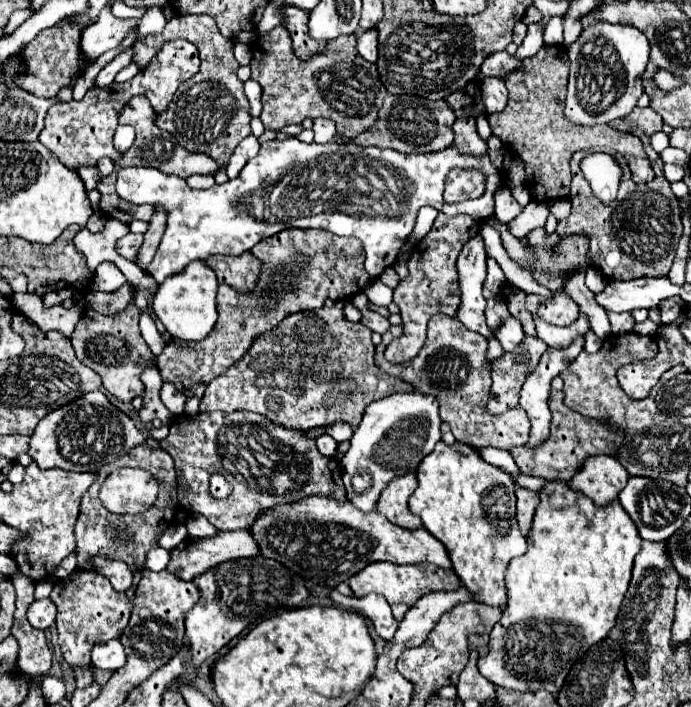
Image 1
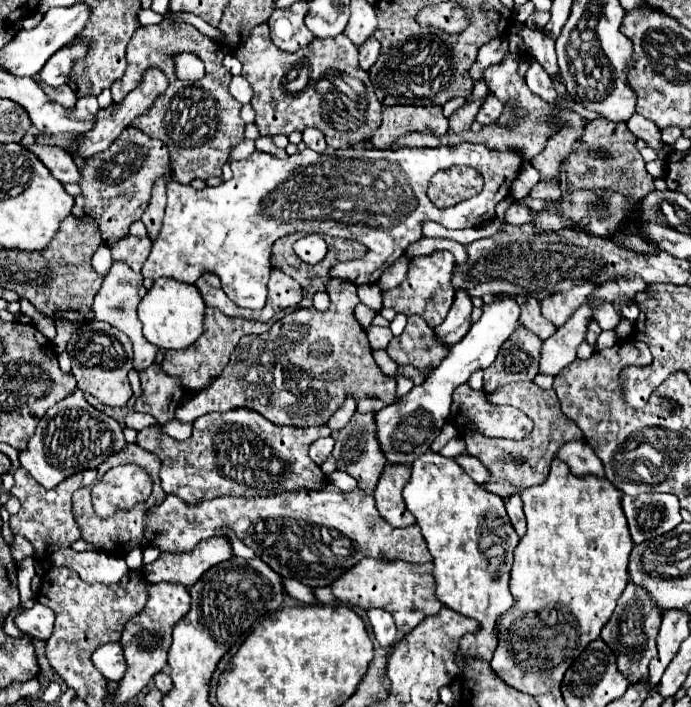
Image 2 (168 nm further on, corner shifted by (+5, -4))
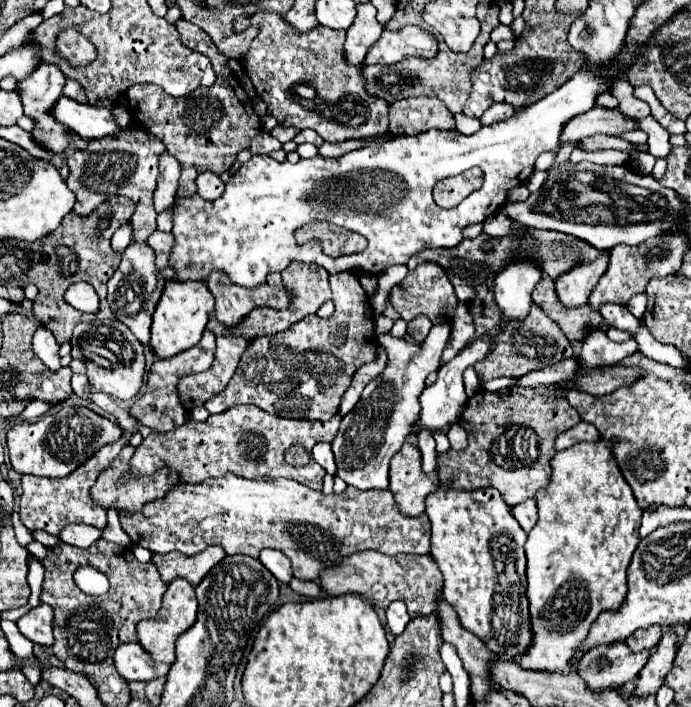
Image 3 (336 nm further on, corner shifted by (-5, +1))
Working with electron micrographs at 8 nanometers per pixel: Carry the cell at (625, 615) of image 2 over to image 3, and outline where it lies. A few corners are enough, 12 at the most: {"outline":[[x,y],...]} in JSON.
{"outline":[[660,626],[636,630],[626,644],[632,650],[654,650]]}

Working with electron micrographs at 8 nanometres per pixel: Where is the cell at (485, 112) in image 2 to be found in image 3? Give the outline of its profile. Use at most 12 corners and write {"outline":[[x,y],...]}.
{"outline":[[494,104],[482,114],[482,126],[508,120],[514,106]]}

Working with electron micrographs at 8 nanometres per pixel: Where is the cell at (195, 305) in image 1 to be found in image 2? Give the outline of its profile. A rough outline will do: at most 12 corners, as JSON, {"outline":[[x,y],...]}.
{"outline":[[156,279],[138,305],[144,337],[184,349],[204,333],[192,283]]}

